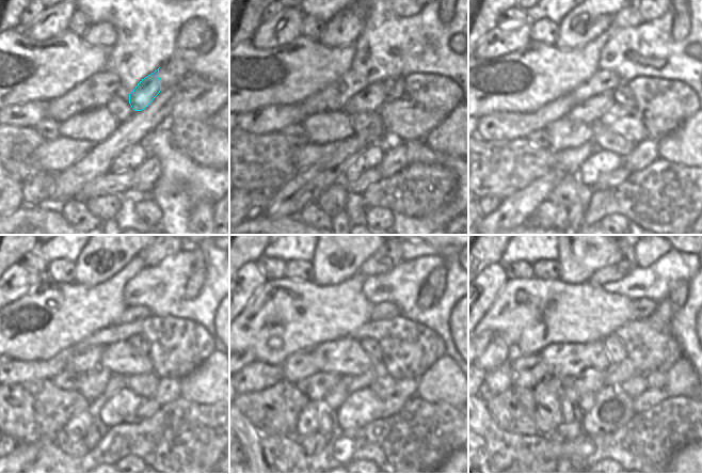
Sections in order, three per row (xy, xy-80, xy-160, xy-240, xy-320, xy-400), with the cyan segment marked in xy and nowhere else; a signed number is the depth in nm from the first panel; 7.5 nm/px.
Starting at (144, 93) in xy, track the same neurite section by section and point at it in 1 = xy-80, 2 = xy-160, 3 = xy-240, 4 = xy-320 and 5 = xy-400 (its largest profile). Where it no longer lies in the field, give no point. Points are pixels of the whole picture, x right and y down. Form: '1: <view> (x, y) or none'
1: xy-80 (370, 98)
2: xy-160 (590, 110)
3: xy-240 (90, 359)
4: xy-320 (300, 365)
5: xy-400 (526, 372)

